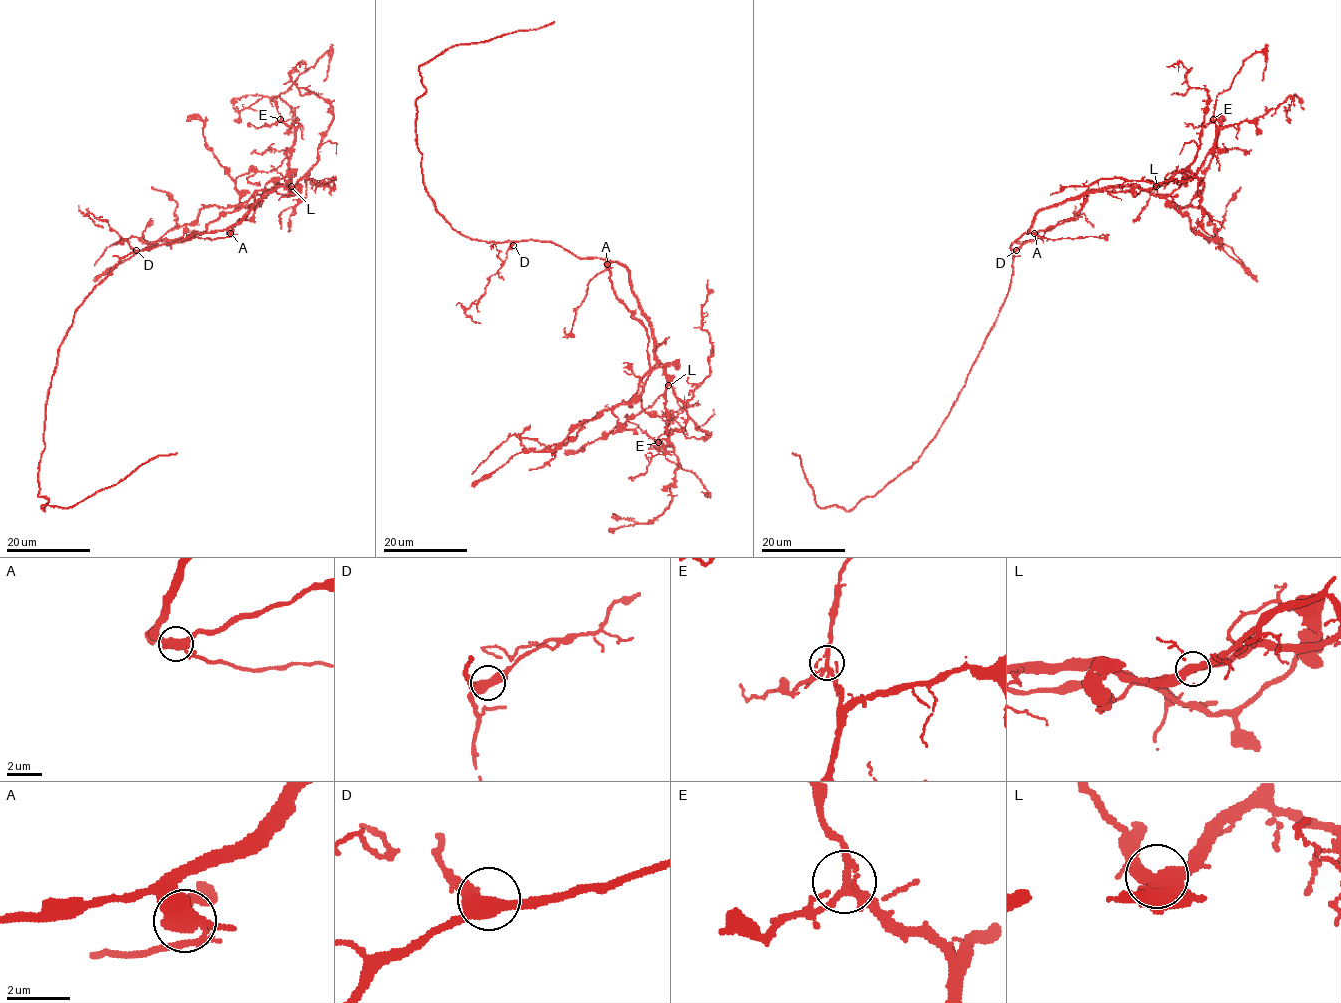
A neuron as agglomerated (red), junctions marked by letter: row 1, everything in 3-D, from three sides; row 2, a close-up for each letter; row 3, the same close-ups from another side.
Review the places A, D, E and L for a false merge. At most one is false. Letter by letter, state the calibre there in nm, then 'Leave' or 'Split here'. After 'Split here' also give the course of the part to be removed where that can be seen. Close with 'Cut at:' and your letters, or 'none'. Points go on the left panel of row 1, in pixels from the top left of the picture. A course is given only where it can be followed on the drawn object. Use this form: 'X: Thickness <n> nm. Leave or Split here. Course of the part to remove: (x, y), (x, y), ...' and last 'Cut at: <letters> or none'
A: Thickness 550 nm. Leave
D: Thickness 420 nm. Leave
E: Thickness 200 nm. Leave
L: Thickness 440 nm. Leave
Cut at: none

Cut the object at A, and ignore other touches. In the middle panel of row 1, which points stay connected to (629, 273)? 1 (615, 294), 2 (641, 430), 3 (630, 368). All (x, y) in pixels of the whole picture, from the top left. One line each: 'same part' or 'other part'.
1: other part
2: same part
3: same part

